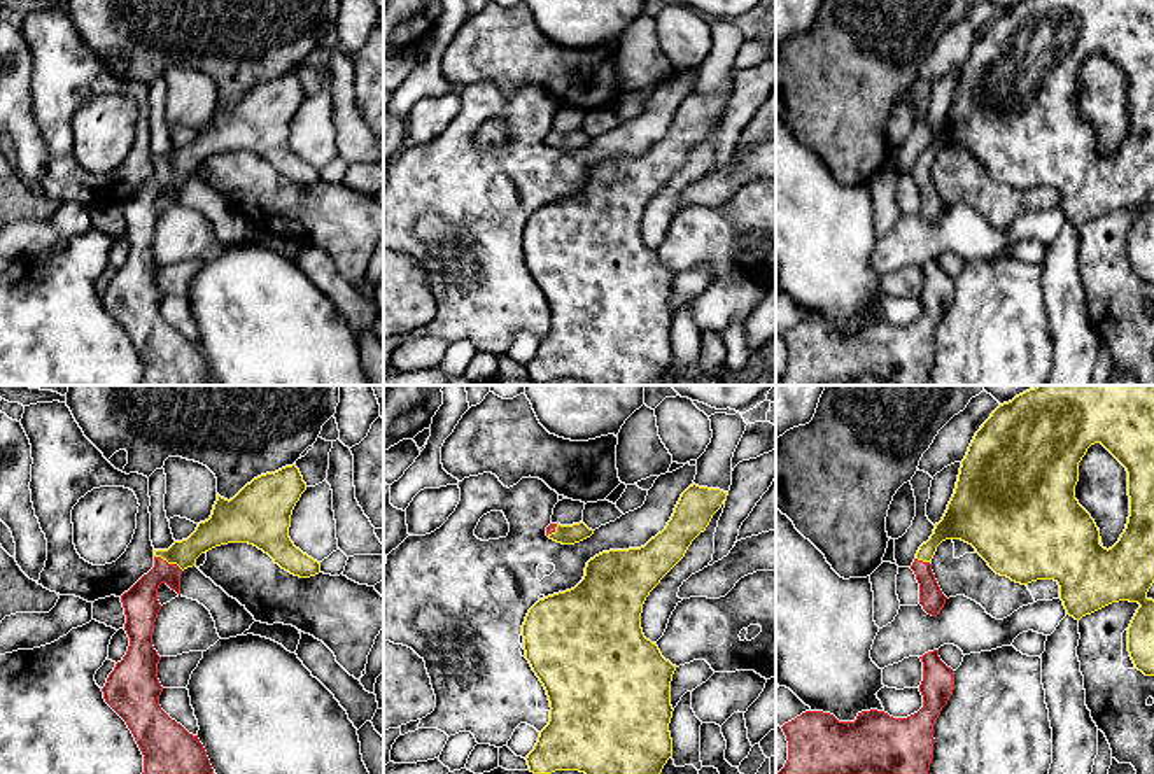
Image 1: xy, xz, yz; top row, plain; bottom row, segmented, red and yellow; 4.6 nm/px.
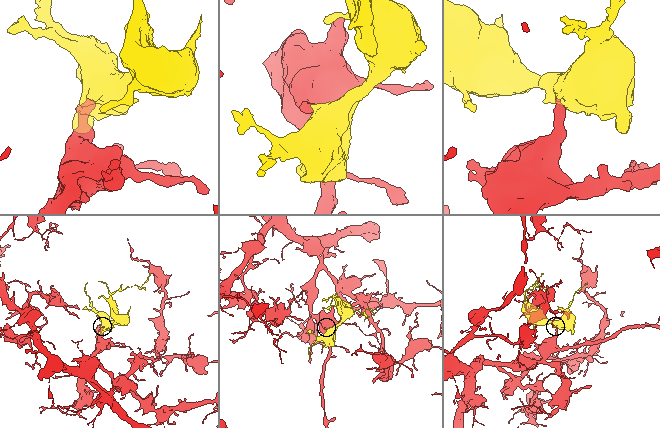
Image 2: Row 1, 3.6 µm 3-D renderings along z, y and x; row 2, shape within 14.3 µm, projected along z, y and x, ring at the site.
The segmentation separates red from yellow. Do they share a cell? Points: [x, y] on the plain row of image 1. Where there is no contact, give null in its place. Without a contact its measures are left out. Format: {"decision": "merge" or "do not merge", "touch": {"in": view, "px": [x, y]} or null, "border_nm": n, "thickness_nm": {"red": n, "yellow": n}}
{"decision": "merge", "touch": {"in": "xy", "px": [167, 170]}, "border_nm": 150, "thickness_nm": {"red": 160, "yellow": 130}}

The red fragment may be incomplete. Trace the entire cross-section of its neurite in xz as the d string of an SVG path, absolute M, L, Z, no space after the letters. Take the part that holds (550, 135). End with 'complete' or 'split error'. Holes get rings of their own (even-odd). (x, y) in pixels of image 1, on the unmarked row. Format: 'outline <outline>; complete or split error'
outline M583 130L573 133L550 131L546 144L562 152L580 151L594 142Z; split error

